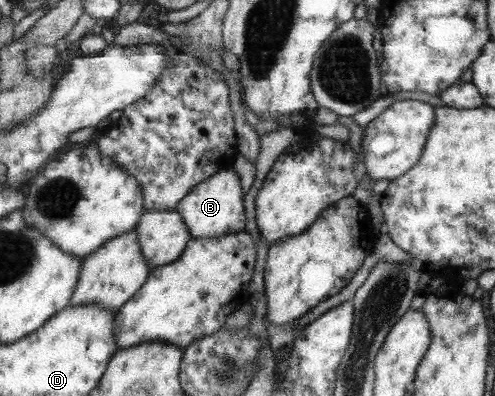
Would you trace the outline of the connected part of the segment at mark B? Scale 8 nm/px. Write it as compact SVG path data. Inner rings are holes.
M231 168L218 171L204 182L193 187L191 193L181 199L174 209L183 219L193 238L215 238L225 234L243 231L243 193L237 173Z

